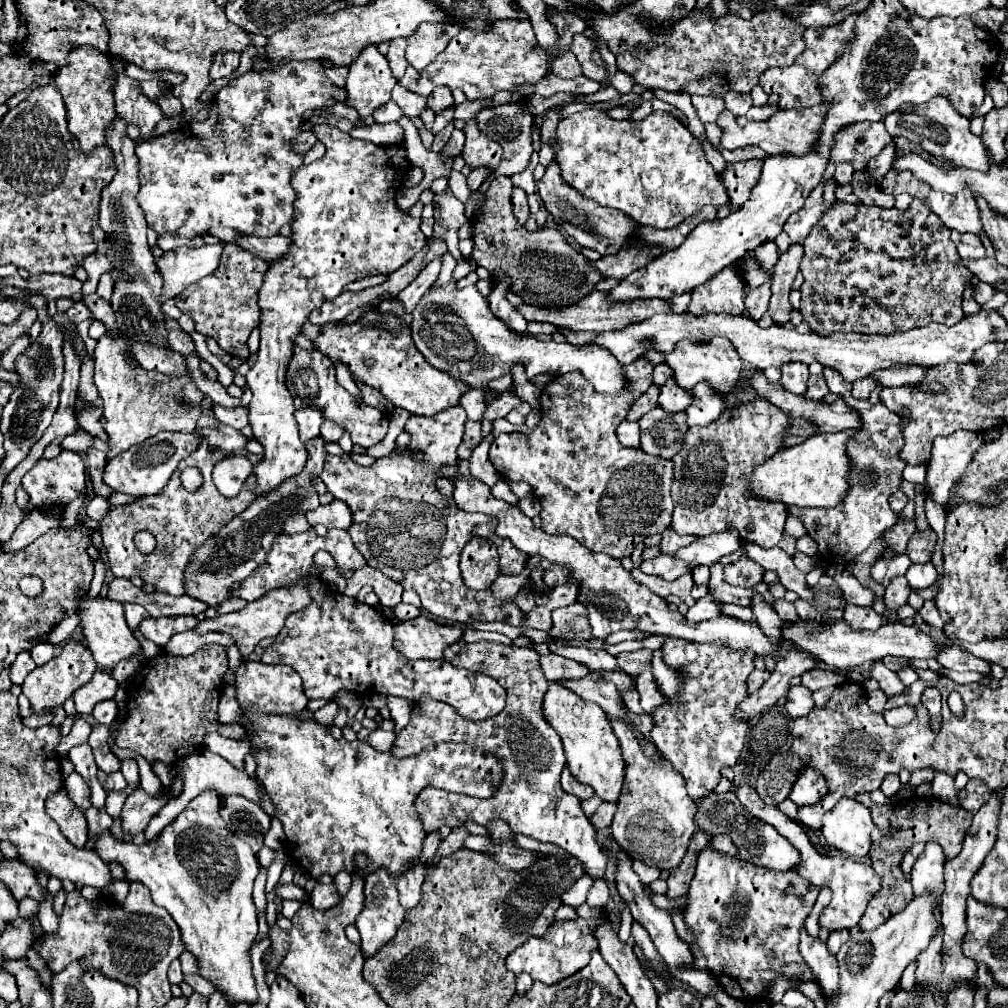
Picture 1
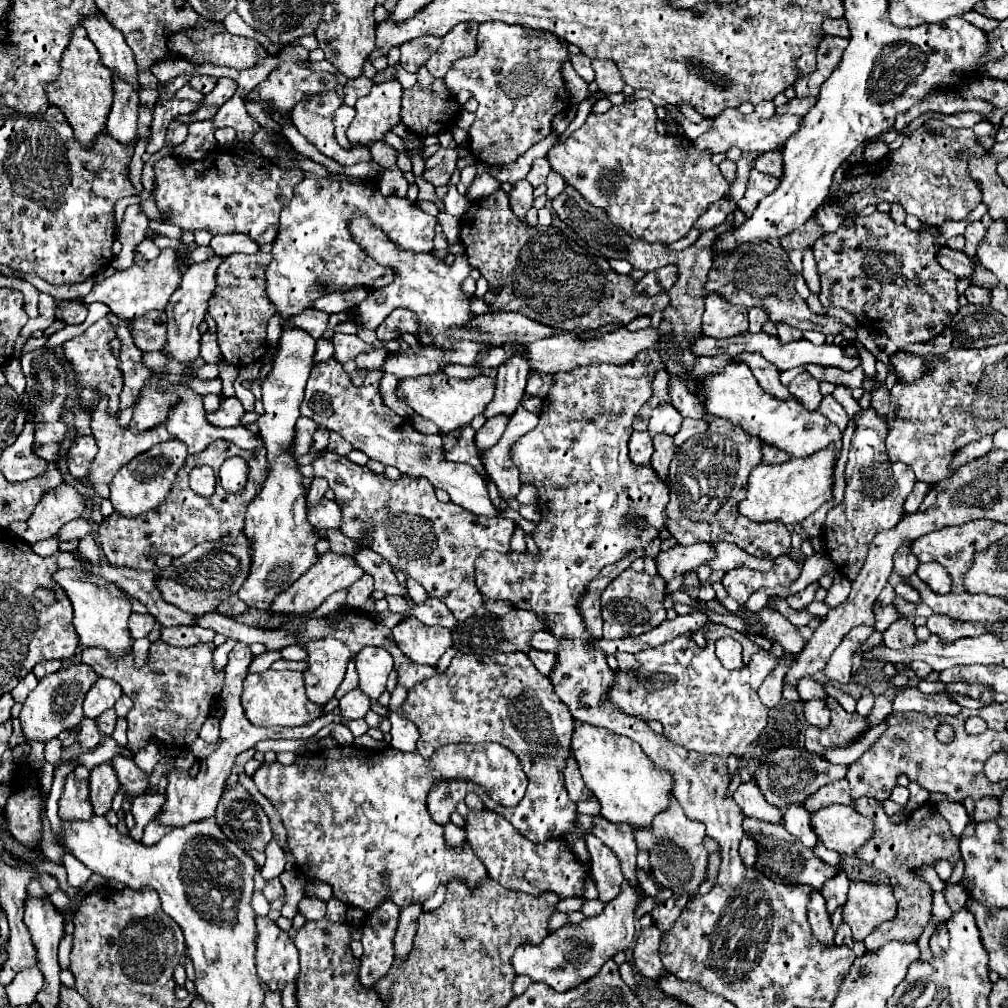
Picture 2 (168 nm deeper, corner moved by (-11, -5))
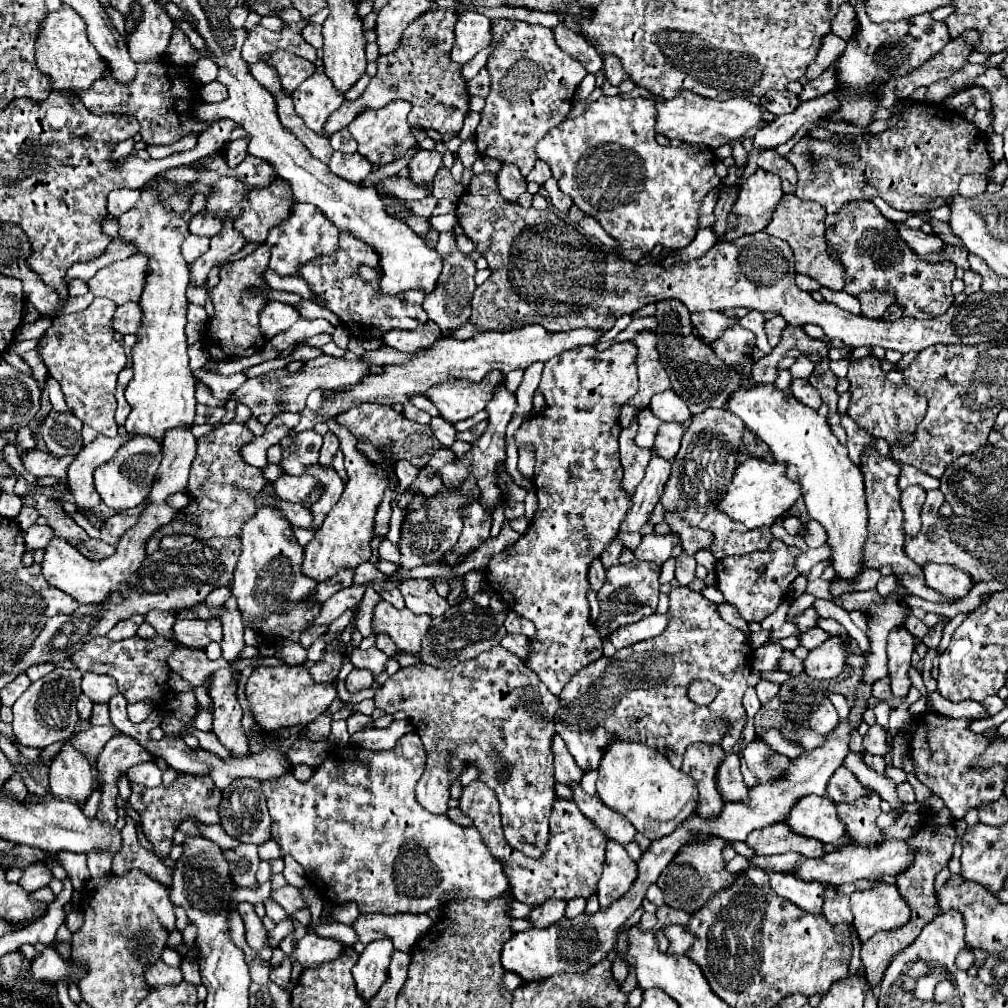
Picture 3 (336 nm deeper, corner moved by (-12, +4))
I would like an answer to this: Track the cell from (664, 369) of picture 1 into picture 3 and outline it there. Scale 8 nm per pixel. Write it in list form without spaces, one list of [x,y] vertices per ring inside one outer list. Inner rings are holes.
[[[665,391],[665,393],[659,393],[659,397],[653,397],[651,403],[649,403],[649,409],[661,421],[685,423],[685,421],[691,419],[691,413],[689,413],[687,405],[673,391]]]

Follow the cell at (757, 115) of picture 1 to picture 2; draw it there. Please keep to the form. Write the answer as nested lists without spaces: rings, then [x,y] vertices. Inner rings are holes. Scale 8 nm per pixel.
[[[794,98],[790,102],[786,102],[784,106],[778,106],[776,108],[776,116],[782,116],[782,114],[798,114],[798,116],[804,116],[812,104],[816,104],[816,100],[812,98]]]

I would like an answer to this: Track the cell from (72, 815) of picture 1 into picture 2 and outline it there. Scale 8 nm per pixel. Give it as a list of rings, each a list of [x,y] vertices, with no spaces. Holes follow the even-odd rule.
[[[68,774],[64,792],[60,798],[60,820],[76,822],[76,820],[90,820],[94,816],[92,804],[88,800],[88,782],[80,782],[74,774]]]

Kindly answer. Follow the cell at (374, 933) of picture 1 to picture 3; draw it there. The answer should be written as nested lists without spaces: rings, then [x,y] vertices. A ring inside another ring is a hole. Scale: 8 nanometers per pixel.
[[[379,939],[369,943],[365,951],[359,955],[359,961],[353,967],[353,979],[355,979],[357,993],[365,1001],[377,995],[377,991],[385,983],[389,973],[389,959],[393,951],[395,949],[391,939]]]

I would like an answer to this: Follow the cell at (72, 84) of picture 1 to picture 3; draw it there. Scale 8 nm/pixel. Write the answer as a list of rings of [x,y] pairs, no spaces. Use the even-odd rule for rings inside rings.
[[[61,7],[55,13],[49,13],[37,31],[37,67],[51,77],[53,89],[73,95],[73,89],[89,89],[95,79],[105,71],[103,59],[93,51],[85,35],[85,21],[71,7]]]

